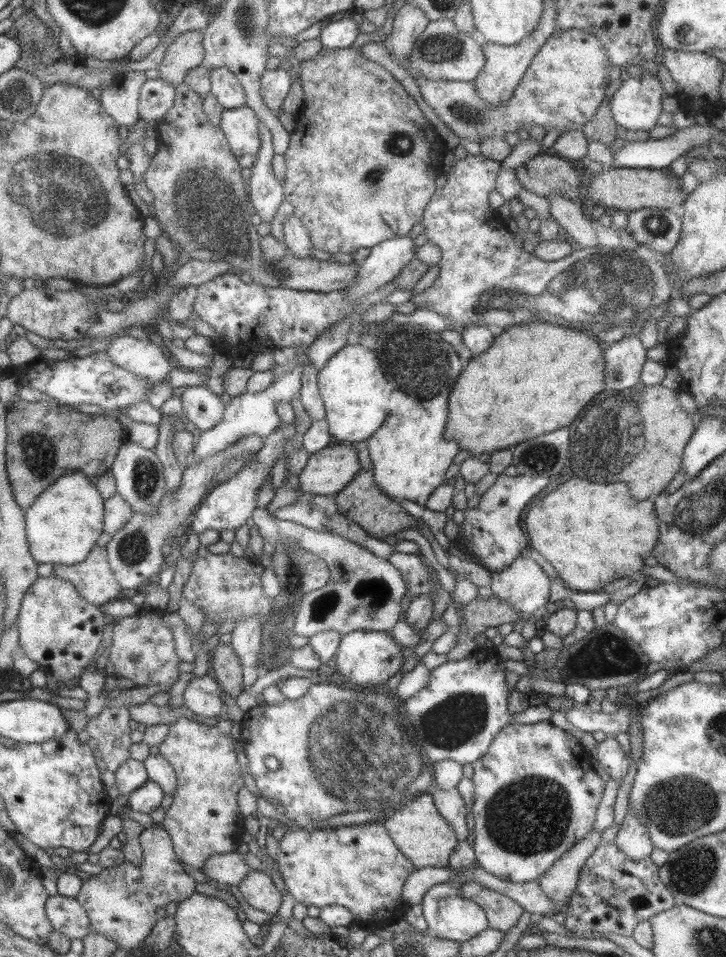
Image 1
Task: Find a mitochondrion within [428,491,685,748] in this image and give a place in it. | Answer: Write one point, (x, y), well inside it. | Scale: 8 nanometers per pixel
(594, 658)

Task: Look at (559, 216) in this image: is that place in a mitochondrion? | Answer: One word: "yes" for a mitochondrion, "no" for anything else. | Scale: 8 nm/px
no

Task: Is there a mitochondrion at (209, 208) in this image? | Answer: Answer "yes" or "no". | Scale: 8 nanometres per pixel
yes

